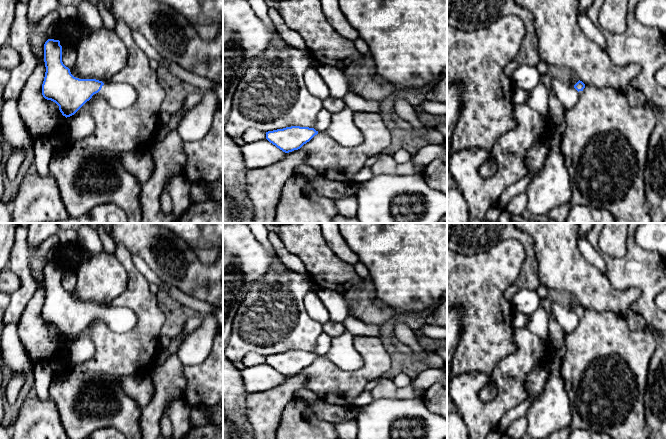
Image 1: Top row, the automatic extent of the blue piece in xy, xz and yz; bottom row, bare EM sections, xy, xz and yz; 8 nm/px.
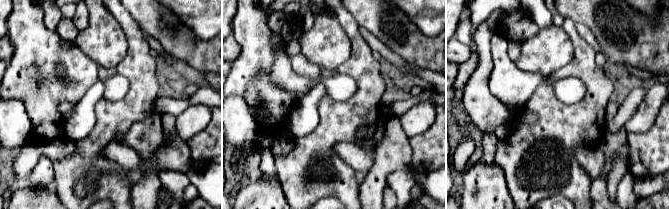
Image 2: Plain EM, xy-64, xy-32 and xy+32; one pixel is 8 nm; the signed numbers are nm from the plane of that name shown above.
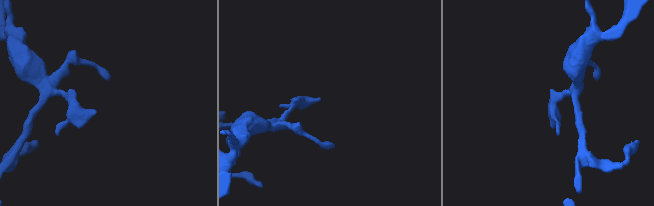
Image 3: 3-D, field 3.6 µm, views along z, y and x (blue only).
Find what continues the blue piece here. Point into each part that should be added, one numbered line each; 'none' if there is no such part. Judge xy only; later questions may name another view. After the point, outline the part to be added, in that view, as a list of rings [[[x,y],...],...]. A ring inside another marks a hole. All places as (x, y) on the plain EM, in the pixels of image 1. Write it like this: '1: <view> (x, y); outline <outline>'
1: xy (120, 320); outline [[[126,307],[104,308],[98,317],[117,334],[130,331],[137,323],[135,313]]]

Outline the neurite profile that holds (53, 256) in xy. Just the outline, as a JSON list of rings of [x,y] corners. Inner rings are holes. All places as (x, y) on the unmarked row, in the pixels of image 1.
[[[61,245],[53,246],[47,254],[48,262],[58,264],[60,261],[60,254],[61,254]]]

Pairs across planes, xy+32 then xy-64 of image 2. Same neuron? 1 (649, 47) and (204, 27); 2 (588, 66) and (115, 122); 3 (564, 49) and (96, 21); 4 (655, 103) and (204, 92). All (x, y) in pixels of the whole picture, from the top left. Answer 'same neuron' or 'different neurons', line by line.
1: different neurons
2: same neuron
3: same neuron
4: different neurons

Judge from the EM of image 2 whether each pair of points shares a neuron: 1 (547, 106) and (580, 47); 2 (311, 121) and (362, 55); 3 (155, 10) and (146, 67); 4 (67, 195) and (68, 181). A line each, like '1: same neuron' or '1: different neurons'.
1: same neuron
2: different neurons
3: different neurons
4: same neuron

